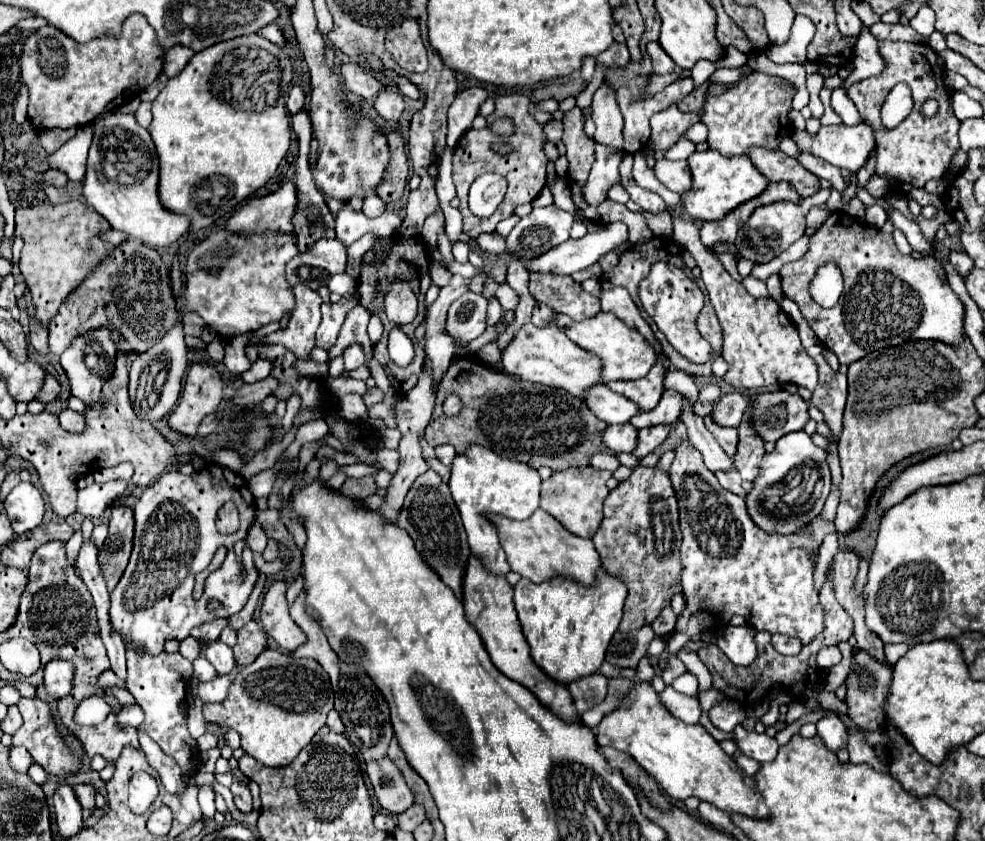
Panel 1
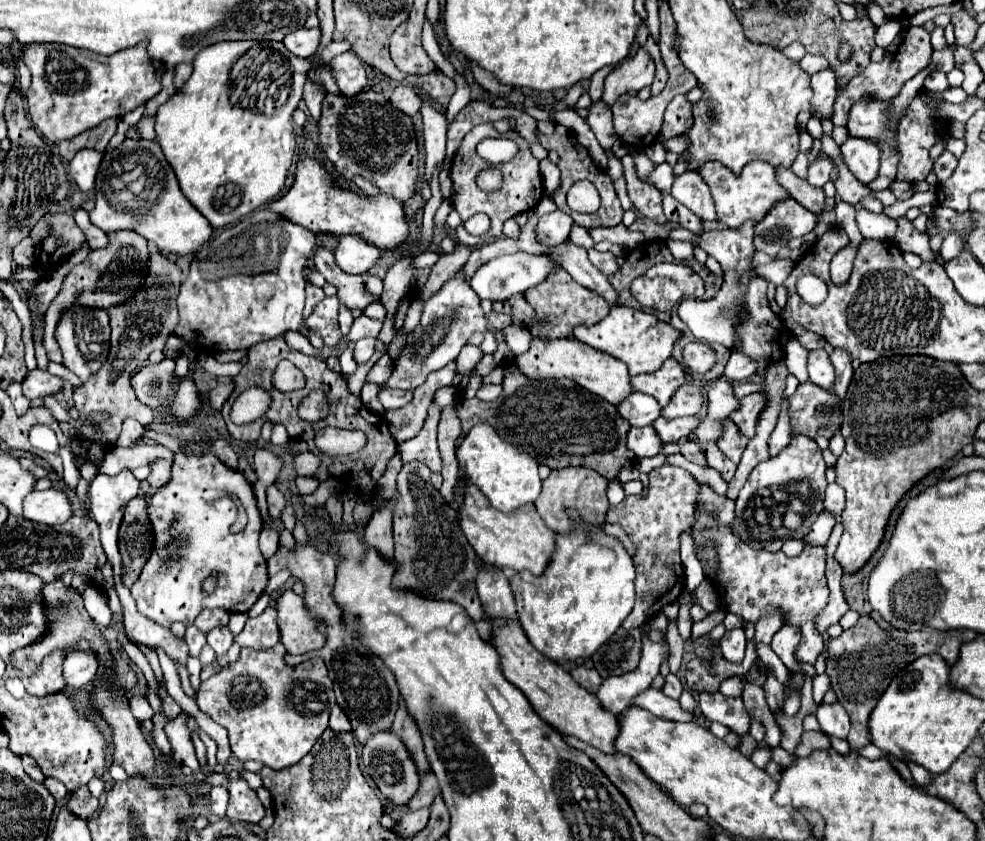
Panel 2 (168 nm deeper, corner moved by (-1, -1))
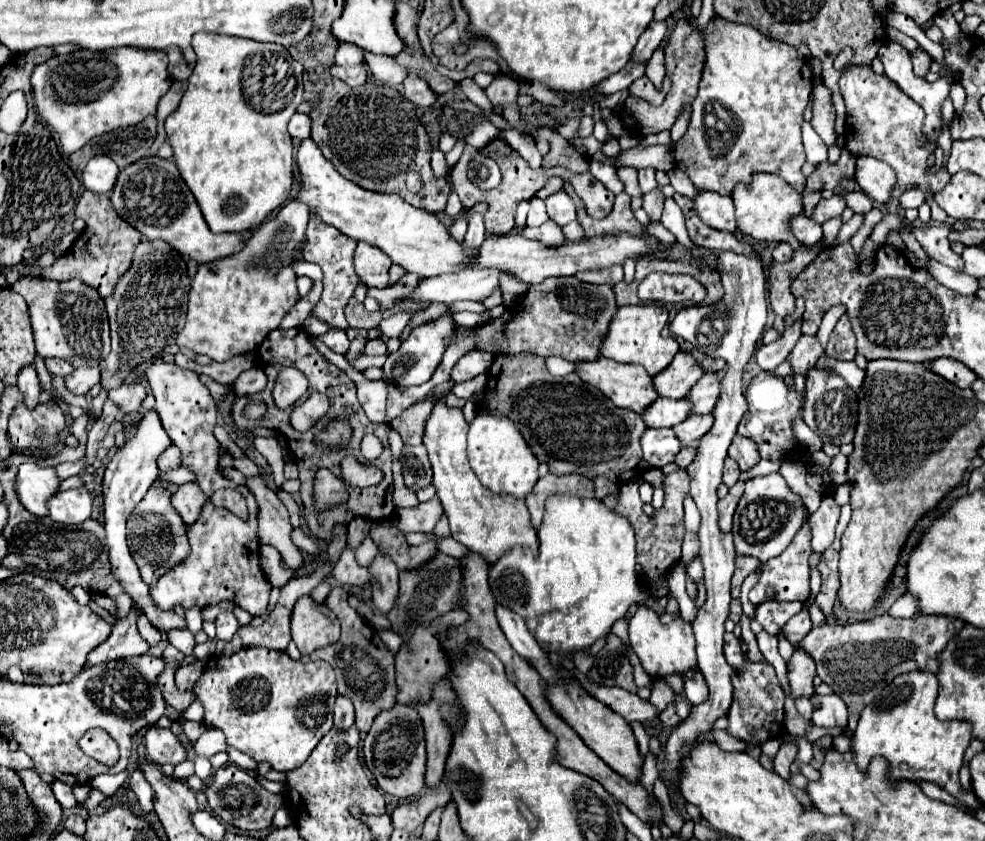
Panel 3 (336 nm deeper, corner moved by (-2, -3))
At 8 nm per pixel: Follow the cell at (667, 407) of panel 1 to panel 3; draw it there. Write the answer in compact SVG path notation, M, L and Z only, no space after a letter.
M703 374L701 380L689 390L687 400L691 402L691 412L709 414L719 396L719 378L717 374Z

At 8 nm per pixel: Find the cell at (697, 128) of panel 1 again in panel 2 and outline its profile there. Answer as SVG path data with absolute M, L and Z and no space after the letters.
M676 136L676 138L670 138L670 140L664 142L664 150L666 150L666 152L682 154L686 148L688 148L688 140L686 140L686 136Z

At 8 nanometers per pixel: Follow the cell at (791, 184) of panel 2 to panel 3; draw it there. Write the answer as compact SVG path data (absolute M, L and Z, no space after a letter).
M833 196L833 198L829 198L829 200L825 200L825 198L821 198L819 200L819 204L815 206L815 210L813 210L813 214L811 214L811 218L815 220L815 222L819 222L819 224L823 224L825 220L829 220L829 218L835 218L835 216L841 216L841 212L845 210L845 200L843 198L839 198L839 196Z

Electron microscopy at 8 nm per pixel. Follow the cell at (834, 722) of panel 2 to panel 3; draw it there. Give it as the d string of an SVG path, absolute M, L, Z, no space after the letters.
M813 694L813 724L821 728L847 728L847 706L837 694Z

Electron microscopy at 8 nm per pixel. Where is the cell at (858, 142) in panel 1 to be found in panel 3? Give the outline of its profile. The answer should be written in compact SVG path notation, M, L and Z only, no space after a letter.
M859 156L855 168L855 182L871 200L885 204L891 200L891 188L895 186L893 168L889 168L877 158Z

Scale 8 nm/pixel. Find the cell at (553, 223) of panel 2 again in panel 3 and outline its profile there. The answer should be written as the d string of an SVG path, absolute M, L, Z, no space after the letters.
M565 190L551 194L547 200L547 214L553 222L557 222L559 226L567 226L569 222L575 220L575 204L571 202L571 198L567 196Z

